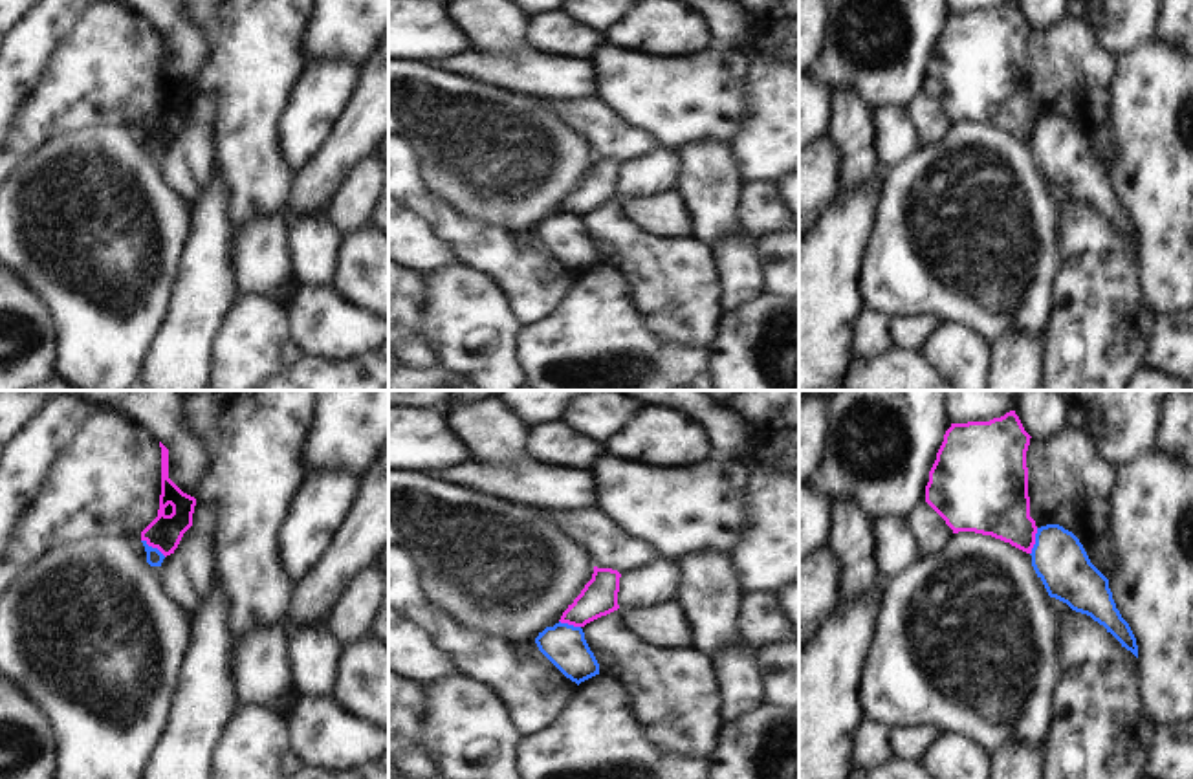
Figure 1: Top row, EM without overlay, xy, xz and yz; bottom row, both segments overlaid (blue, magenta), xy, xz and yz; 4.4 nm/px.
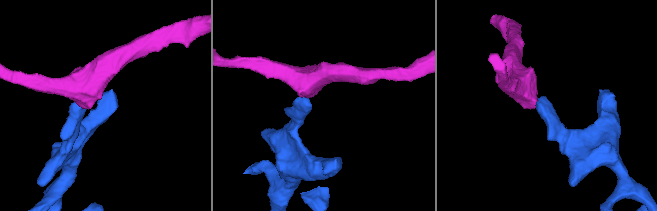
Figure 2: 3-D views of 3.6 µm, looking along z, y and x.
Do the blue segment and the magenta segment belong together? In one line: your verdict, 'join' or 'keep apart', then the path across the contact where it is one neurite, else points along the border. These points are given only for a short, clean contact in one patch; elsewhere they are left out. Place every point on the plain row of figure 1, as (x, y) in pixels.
keep apart; border xy (142, 129), (165, 145)

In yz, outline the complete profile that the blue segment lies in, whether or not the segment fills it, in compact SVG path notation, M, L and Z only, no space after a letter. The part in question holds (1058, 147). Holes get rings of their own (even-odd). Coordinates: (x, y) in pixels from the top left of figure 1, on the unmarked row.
M1059 114L1037 117L1032 156L1050 187L1103 214L1138 247L1136 227L1122 207L1109 169L1090 152L1079 128Z

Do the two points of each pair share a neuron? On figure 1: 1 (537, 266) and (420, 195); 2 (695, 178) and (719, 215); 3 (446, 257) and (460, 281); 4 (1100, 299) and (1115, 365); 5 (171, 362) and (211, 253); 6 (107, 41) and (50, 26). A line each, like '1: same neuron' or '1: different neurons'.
1: same neuron
2: same neuron
3: different neurons
4: same neuron
5: same neuron
6: different neurons

